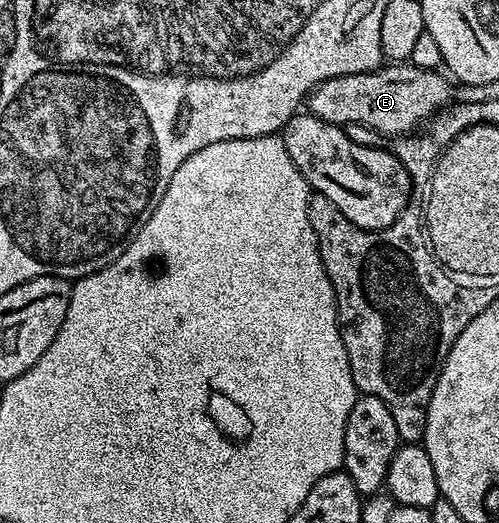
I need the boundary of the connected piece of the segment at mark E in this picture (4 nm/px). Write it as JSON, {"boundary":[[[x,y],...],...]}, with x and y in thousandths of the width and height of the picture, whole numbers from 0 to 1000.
{"boundary":[[[770,124],[749,136],[661,147],[617,176],[613,212],[615,218],[637,224],[655,235],[667,235],[673,243],[695,245],[697,237],[715,235],[733,239],[743,250],[756,250],[766,262],[810,262],[832,252],[826,249],[840,235],[854,233],[852,237],[856,237],[876,214],[900,203],[898,187],[906,182],[908,161],[888,141],[884,141],[886,145],[882,141],[880,134],[856,136],[824,124]]]}

